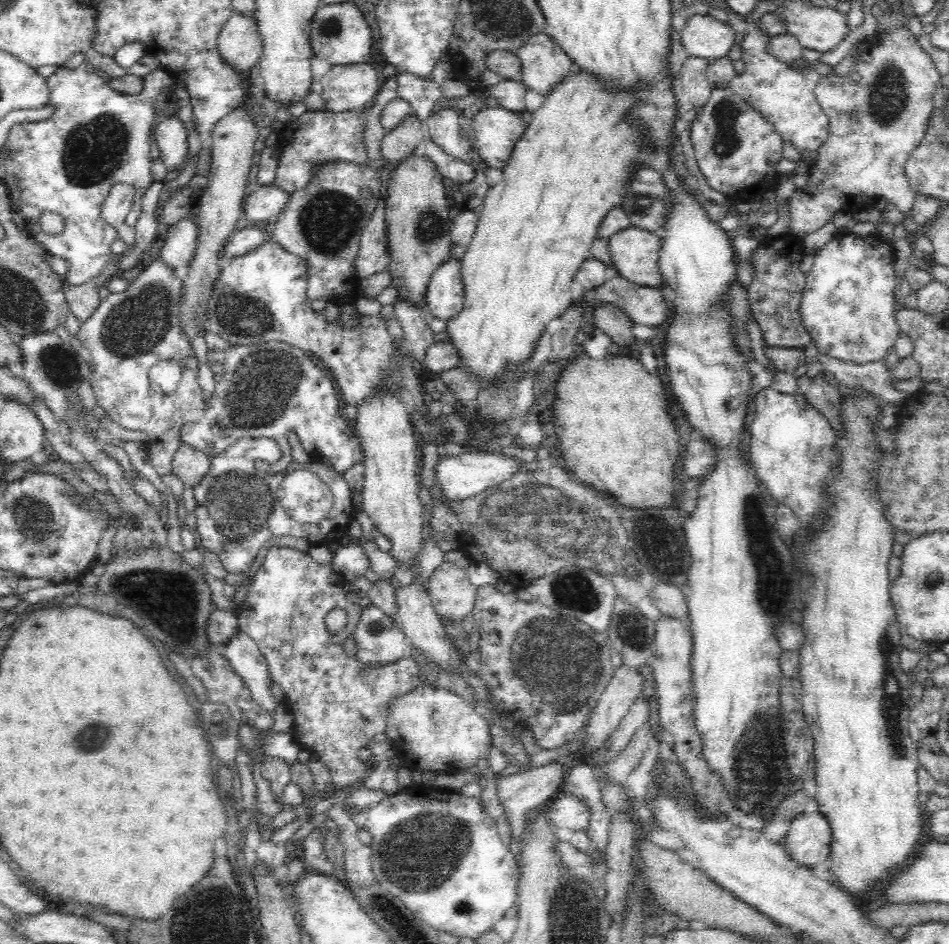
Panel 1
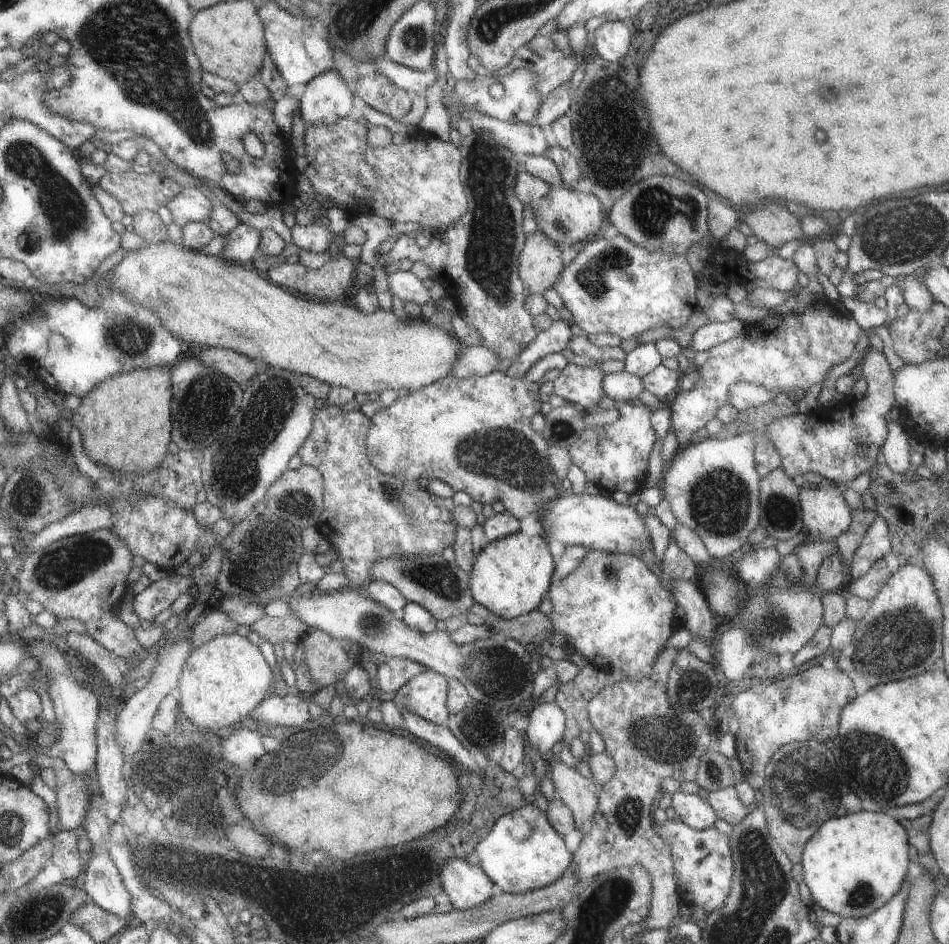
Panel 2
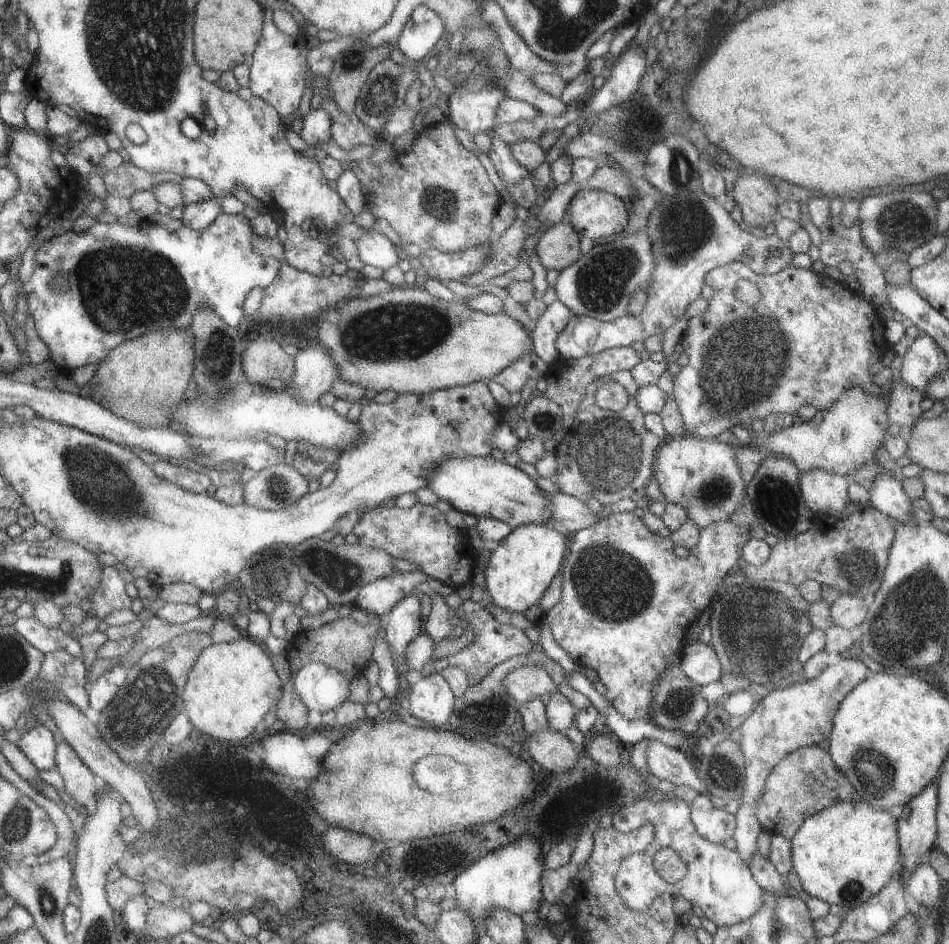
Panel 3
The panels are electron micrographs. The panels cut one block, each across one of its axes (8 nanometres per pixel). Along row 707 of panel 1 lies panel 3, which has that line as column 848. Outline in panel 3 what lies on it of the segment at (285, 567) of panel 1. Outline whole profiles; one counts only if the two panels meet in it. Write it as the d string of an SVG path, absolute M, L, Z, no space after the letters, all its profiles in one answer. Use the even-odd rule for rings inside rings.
M733 261L726 265L714 268L706 274L705 285L712 287L714 295L708 299L706 311L702 315L688 319L688 329L681 339L680 345L683 352L688 355L688 364L674 376L673 400L676 402L678 411L682 416L688 435L702 439L716 440L721 433L734 429L735 426L749 428L754 420L764 420L768 414L789 413L795 415L804 406L813 406L818 412L827 410L833 406L846 393L846 390L857 387L874 397L885 396L886 387L879 382L874 375L870 374L873 364L882 360L884 354L889 351L889 345L885 340L885 324L883 316L872 305L860 291L854 291L844 282L835 281L826 273L813 272L804 268L795 268L790 264L781 272L774 275L755 274L745 263ZM740 281L749 281L754 284L761 295L759 304L751 307L747 303L736 299L735 289Z

